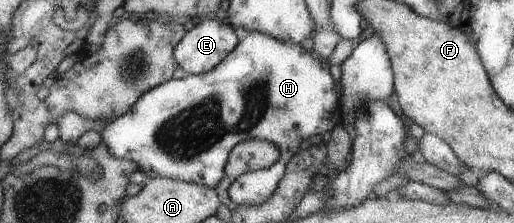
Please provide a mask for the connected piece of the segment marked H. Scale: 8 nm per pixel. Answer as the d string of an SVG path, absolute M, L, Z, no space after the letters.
M258 30L247 32L236 49L209 72L186 76L182 80L168 80L148 90L128 113L108 122L100 134L110 155L136 162L149 178L165 177L216 188L226 177L231 151L240 142L247 139L272 142L280 150L279 160L264 170L245 173L230 188L232 198L239 206L264 204L287 173L287 166L298 152L300 140L306 136L323 135L341 125L343 108L342 99L334 88L336 82L330 73L328 60L324 62L301 45L272 38Z

